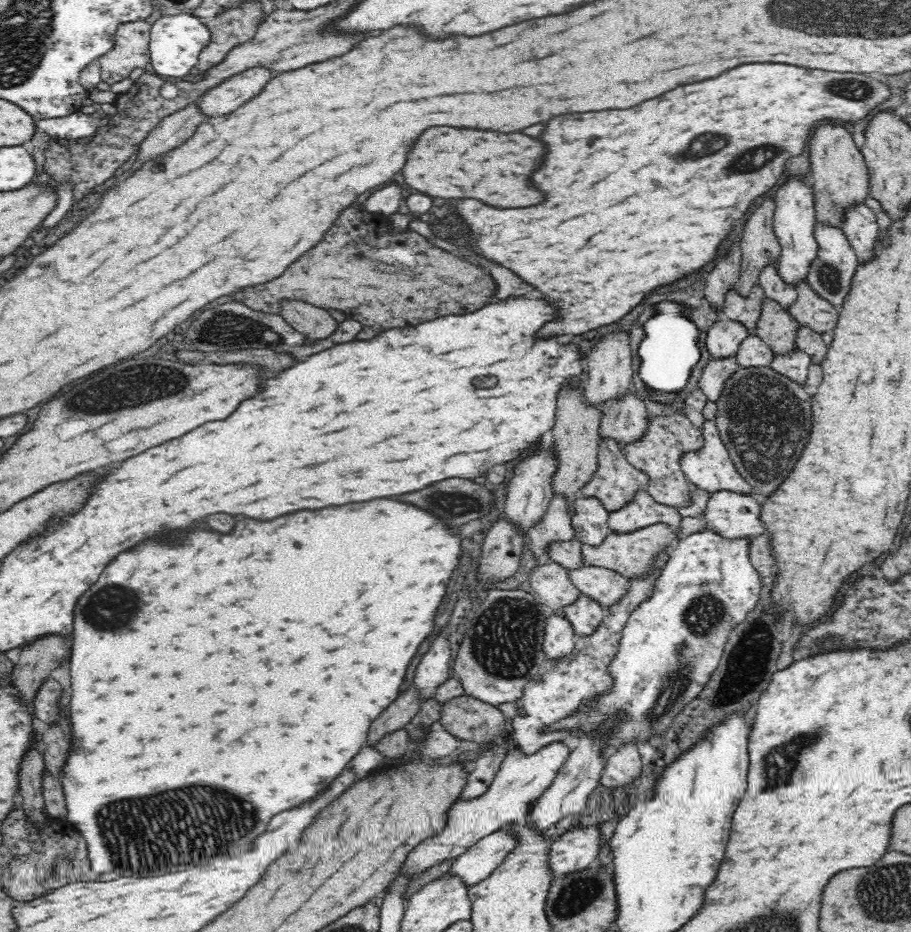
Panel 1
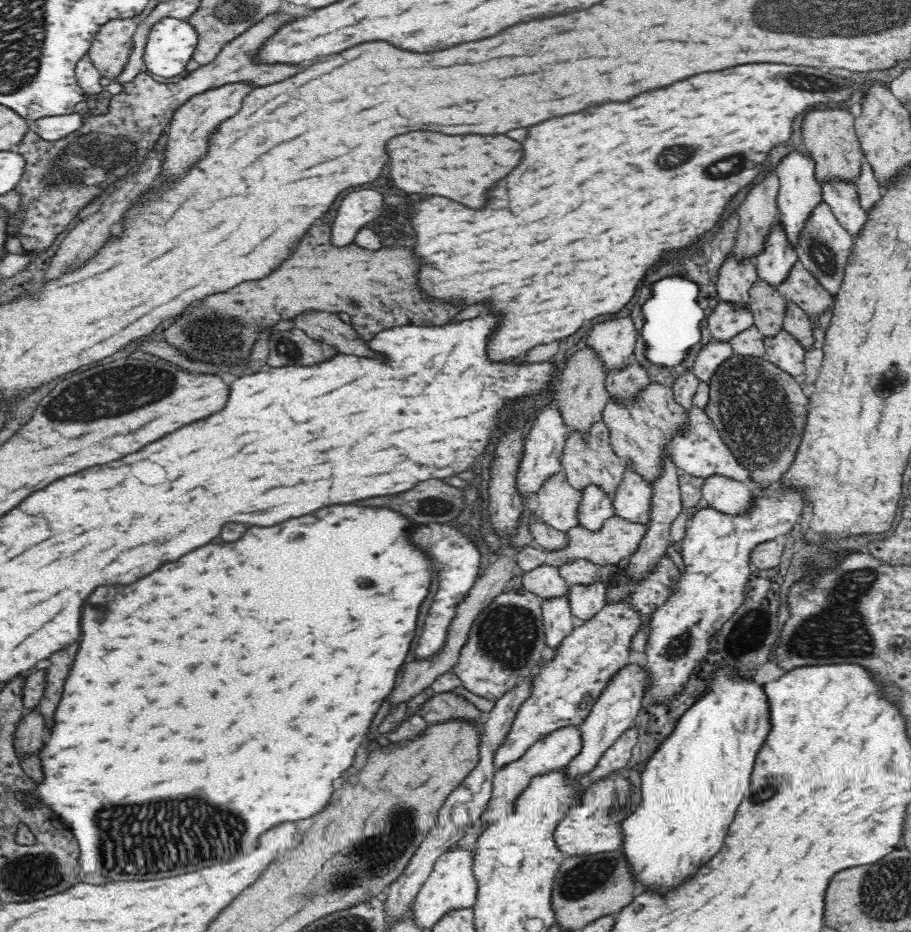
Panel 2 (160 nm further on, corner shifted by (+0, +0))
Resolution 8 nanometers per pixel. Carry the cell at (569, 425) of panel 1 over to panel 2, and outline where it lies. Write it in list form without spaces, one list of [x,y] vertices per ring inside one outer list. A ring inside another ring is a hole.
[[[582,344],[580,346],[582,346],[582,350],[572,354],[566,368],[562,370],[560,386],[556,388],[551,402],[556,402],[558,413],[569,432],[579,432],[583,436],[588,436],[590,428],[603,421],[603,415],[611,399],[606,391],[607,375],[603,372],[601,362],[595,358],[595,354],[587,346]]]

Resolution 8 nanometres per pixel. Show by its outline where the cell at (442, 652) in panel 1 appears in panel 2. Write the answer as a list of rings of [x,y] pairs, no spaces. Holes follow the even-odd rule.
[[[453,524],[442,526],[434,526],[434,528],[422,528],[418,530],[418,538],[422,538],[422,542],[426,542],[426,546],[430,546],[430,550],[434,550],[434,554],[438,554],[438,566],[442,566],[442,574],[438,574],[438,592],[434,596],[432,608],[430,608],[430,616],[424,626],[424,632],[418,640],[418,648],[416,648],[416,660],[430,660],[436,654],[440,654],[446,646],[446,638],[448,638],[450,624],[458,606],[466,600],[468,593],[477,580],[477,573],[480,564],[480,552],[469,540],[465,529],[455,528]]]

